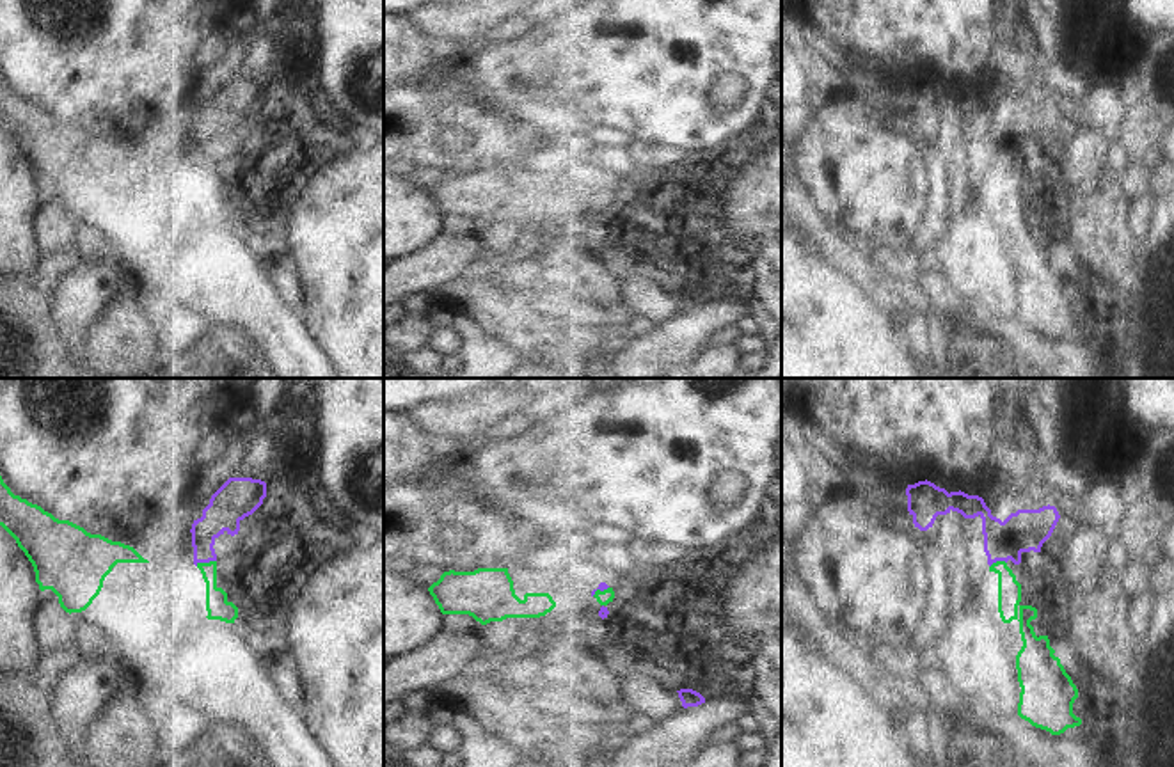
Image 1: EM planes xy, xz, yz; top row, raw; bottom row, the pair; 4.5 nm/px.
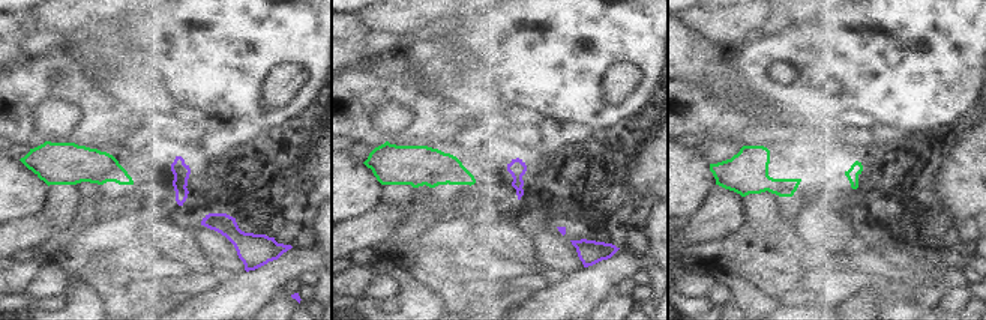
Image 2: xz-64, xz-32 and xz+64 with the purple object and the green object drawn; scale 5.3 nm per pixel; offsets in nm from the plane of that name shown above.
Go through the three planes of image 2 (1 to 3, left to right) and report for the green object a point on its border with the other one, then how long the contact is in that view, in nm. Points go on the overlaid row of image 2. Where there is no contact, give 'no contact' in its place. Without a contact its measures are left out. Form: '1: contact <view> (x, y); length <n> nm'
1: no contact
2: no contact
3: no contact

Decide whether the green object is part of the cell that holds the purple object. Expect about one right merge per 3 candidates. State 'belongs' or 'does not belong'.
does not belong

